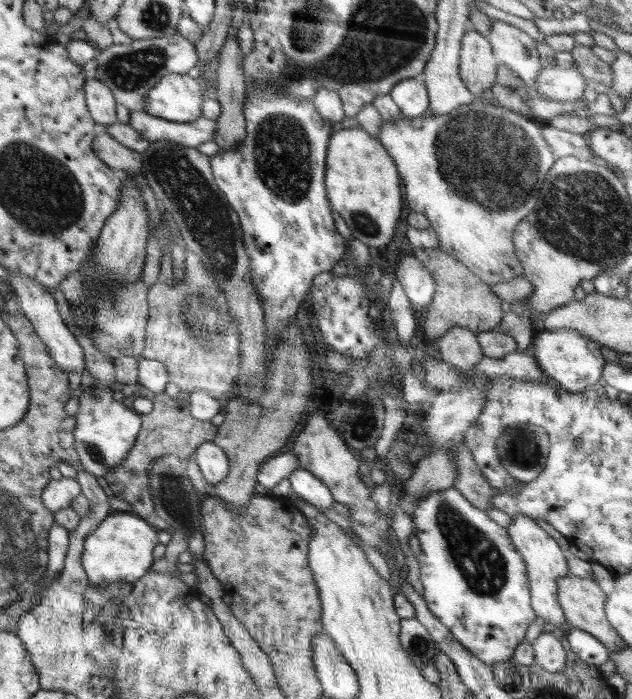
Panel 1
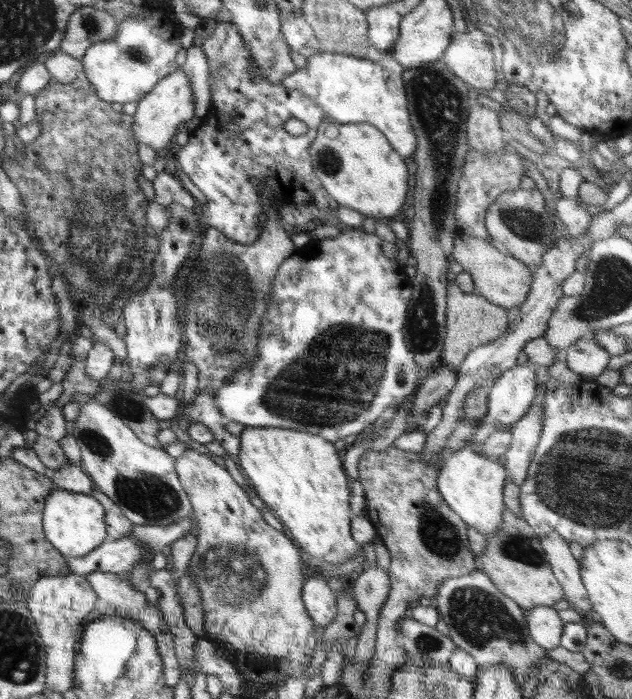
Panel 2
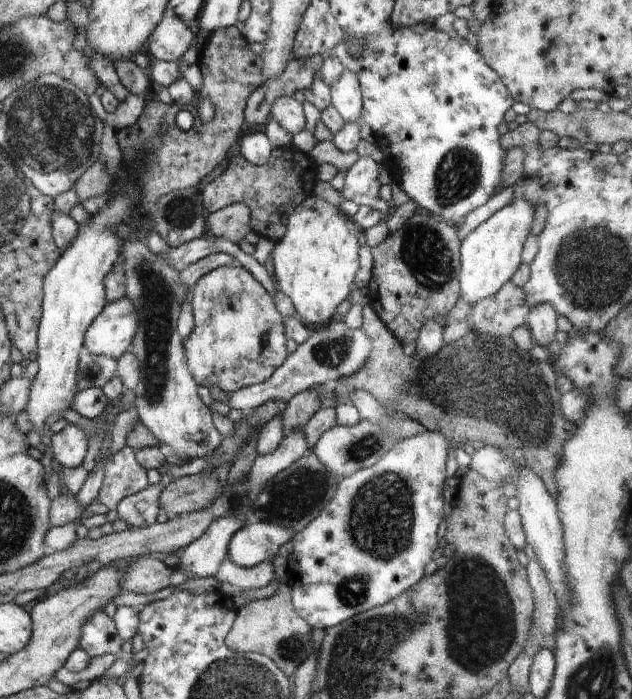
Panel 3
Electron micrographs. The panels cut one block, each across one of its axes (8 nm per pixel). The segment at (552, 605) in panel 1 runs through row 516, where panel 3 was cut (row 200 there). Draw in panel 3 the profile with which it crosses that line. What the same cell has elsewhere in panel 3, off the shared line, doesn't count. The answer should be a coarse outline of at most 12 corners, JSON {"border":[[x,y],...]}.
{"border":[[514,199],[459,247],[460,299],[493,296],[521,266],[535,206]]}

